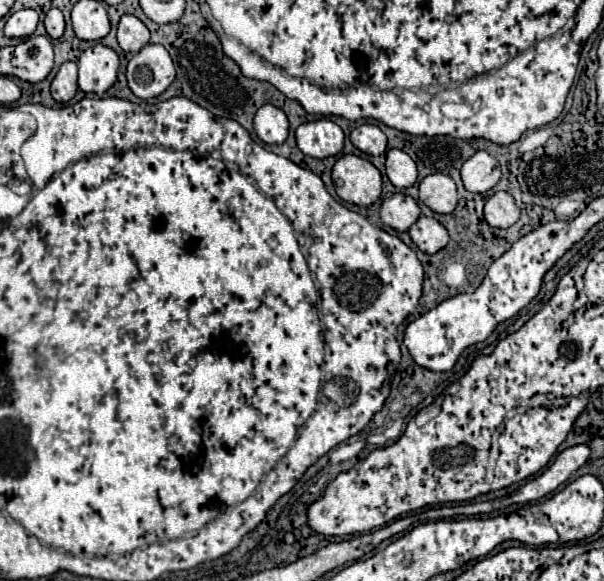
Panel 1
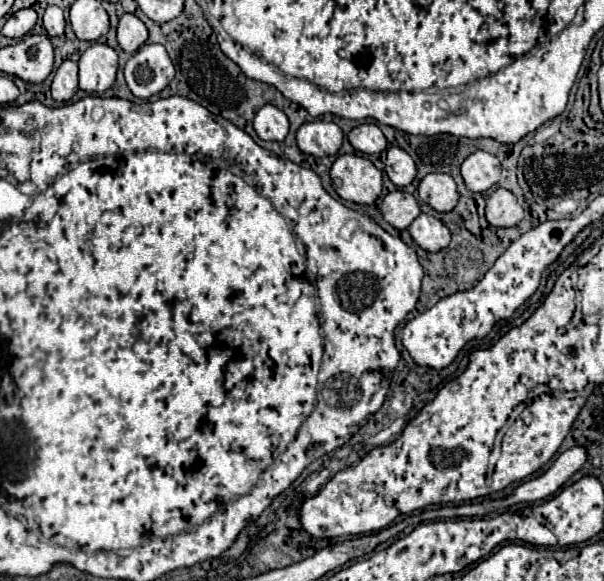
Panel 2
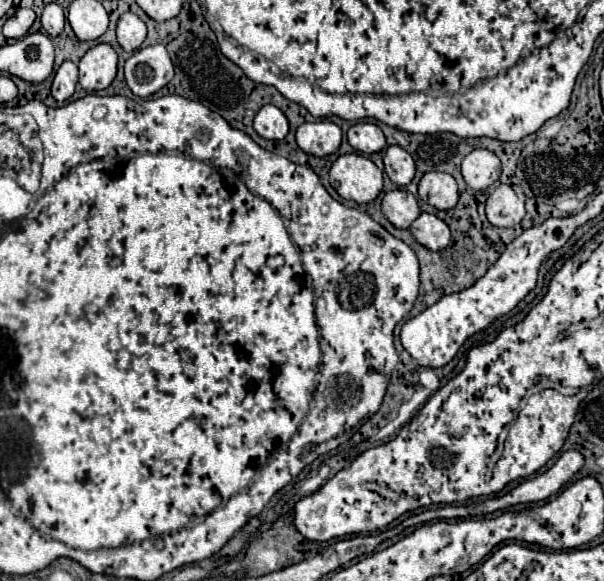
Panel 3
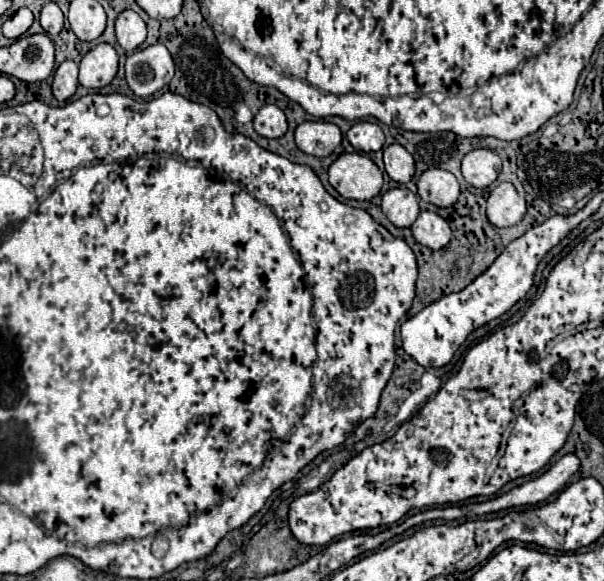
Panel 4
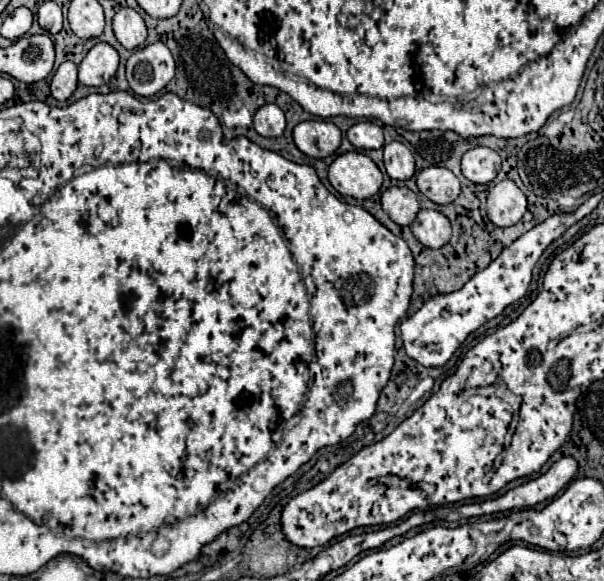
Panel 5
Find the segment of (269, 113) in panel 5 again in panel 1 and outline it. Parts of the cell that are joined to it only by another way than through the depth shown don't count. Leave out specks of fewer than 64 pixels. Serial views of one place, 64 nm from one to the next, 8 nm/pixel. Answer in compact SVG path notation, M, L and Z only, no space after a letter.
M264 104L254 116L254 130L262 142L282 144L288 138L288 118L280 108Z

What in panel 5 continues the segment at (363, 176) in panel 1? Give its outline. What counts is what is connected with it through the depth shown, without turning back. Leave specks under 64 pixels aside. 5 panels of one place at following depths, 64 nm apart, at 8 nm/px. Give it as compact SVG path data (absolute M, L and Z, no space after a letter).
M348 152L330 164L328 180L342 196L366 200L380 190L382 172L366 154Z

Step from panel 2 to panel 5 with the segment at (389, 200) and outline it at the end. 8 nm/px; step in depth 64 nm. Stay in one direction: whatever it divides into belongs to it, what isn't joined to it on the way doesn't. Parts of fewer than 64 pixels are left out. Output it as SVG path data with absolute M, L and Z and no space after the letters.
M392 186L386 192L382 192L382 210L390 216L392 222L398 226L410 226L420 210L418 198L412 190L406 186Z

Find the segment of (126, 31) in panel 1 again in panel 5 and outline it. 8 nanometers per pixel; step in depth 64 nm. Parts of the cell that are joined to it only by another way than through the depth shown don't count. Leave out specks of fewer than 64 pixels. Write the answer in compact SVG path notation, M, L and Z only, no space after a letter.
M120 8L114 16L114 34L126 50L134 50L146 40L146 24L132 8Z

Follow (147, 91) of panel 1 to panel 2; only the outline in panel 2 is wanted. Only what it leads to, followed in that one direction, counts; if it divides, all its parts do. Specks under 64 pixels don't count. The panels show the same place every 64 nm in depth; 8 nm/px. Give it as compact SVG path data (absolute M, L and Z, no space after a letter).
M146 44L126 62L124 76L136 98L150 98L172 82L174 64L162 44Z

